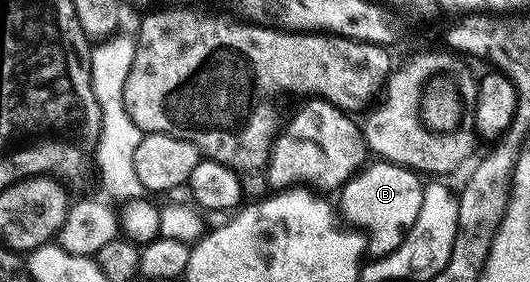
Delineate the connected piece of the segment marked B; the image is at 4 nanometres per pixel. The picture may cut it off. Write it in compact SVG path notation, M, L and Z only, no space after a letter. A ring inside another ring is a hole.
M378 158L373 162L359 168L342 185L340 212L349 225L364 230L368 237L369 251L379 257L396 250L396 246L400 246L404 230L416 222L416 214L420 214L420 202L424 202L424 180L419 173L410 168L401 168L388 160Z

